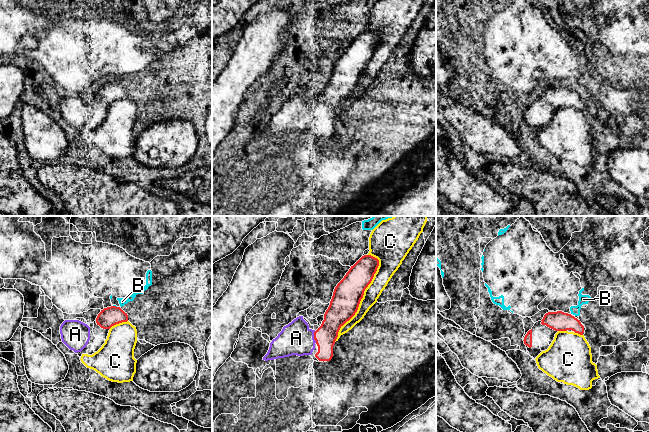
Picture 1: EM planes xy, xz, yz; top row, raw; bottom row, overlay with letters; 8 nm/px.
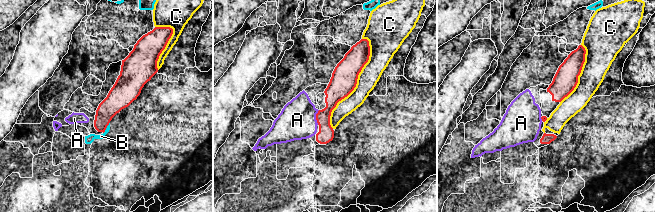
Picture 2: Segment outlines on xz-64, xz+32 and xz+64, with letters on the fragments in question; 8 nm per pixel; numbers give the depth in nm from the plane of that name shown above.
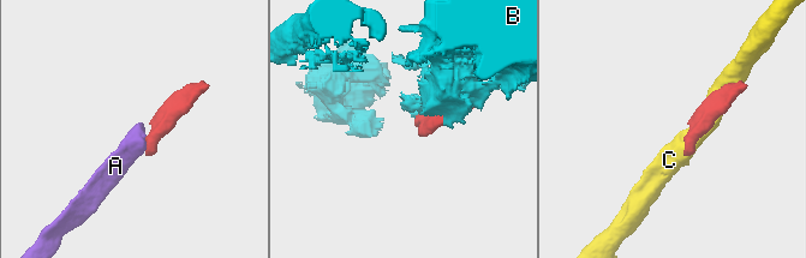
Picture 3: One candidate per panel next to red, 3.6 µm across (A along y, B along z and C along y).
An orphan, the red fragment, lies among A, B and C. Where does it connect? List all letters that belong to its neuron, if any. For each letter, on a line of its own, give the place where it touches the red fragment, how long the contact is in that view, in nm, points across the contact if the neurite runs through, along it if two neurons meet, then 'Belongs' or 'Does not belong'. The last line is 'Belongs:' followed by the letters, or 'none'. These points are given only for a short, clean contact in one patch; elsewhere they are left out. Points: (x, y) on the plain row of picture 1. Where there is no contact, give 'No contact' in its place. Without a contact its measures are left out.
A: Touches red at xz (314, 113). Shared border 100 nm. Belongs
B: Touches red at xy (115, 82). Shared border 40 nm. Does not belong
C: Touches red at xz (362, 73). Shared border 750 nm. Does not belong
Belongs: A

